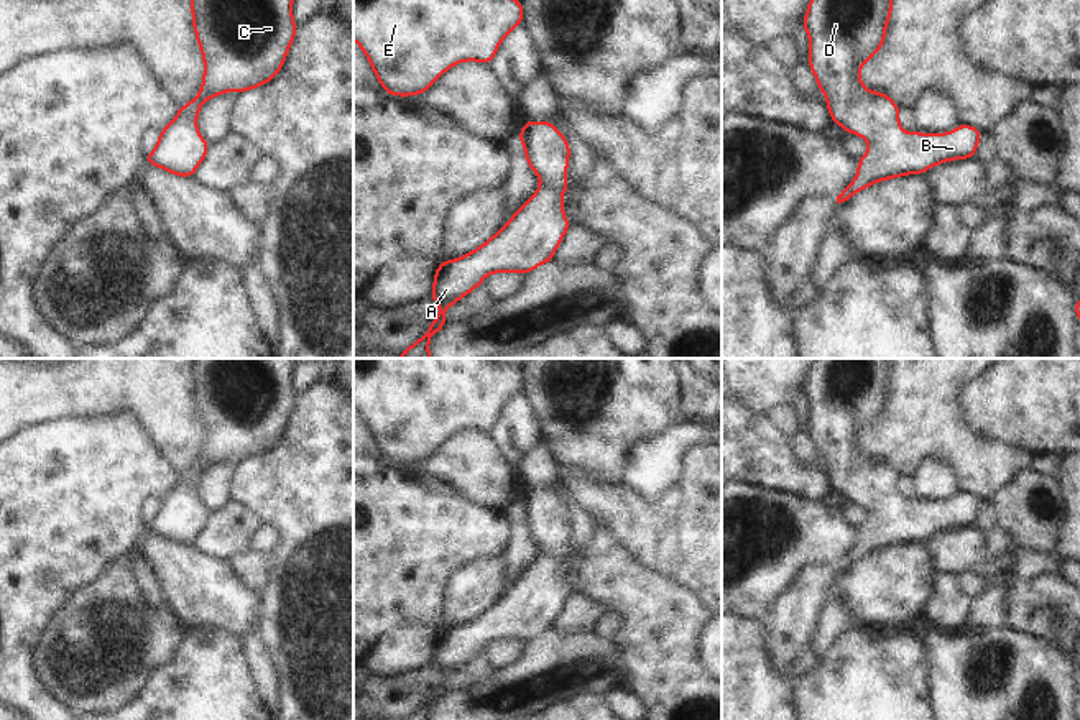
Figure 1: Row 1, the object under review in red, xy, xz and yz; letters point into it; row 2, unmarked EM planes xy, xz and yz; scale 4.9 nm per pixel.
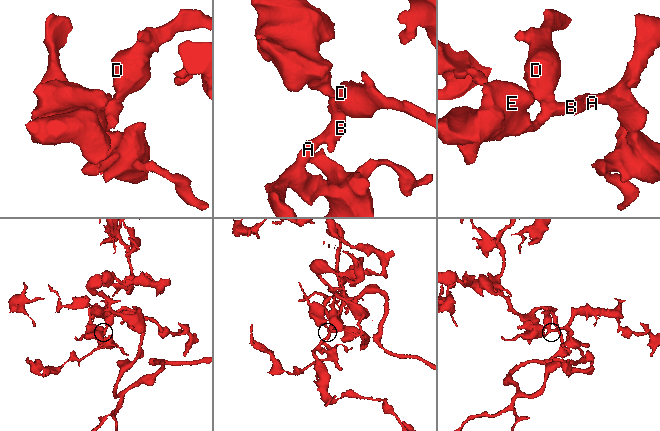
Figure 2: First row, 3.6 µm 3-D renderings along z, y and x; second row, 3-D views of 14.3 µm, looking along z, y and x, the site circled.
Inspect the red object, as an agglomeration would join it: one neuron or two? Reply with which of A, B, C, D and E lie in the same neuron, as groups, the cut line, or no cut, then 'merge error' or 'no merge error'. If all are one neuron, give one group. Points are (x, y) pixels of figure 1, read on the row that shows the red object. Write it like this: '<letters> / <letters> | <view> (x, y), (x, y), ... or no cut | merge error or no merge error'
A B C D E | no cut | no merge error

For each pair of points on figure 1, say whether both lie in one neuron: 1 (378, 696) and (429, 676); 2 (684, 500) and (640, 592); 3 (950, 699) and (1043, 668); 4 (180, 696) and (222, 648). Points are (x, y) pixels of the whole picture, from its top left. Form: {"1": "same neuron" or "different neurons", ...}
{"1": "same neuron", "2": "different neurons", "3": "same neuron", "4": "same neuron"}

